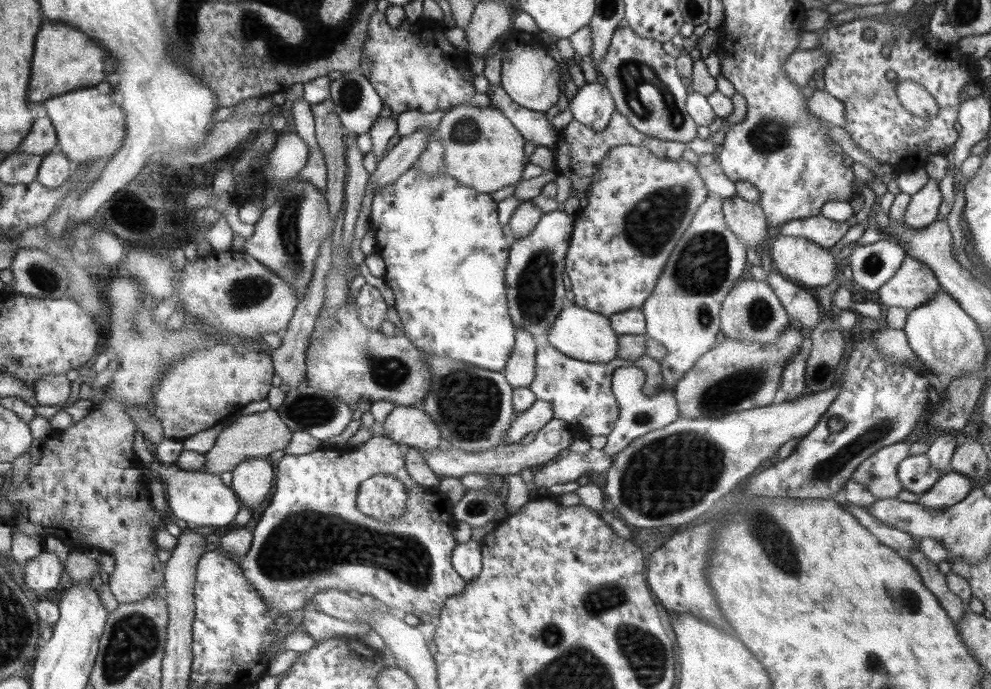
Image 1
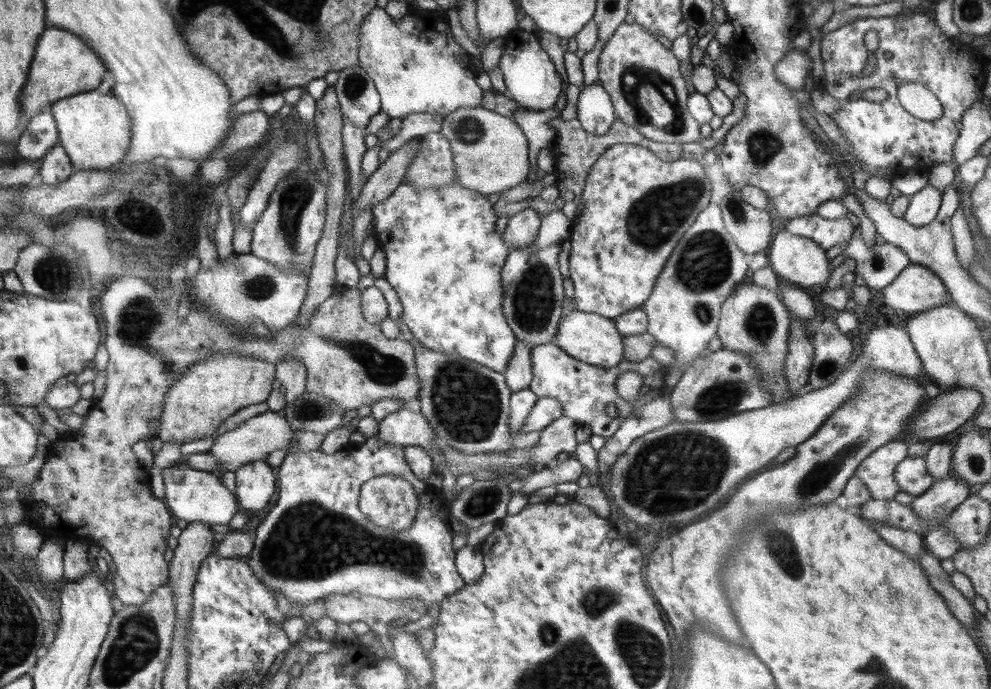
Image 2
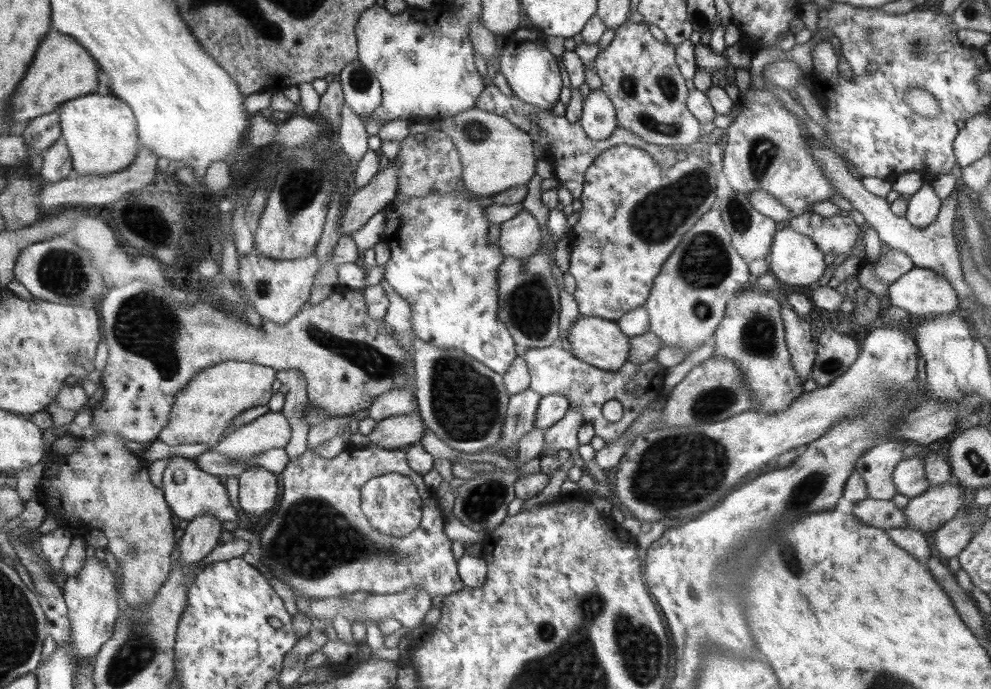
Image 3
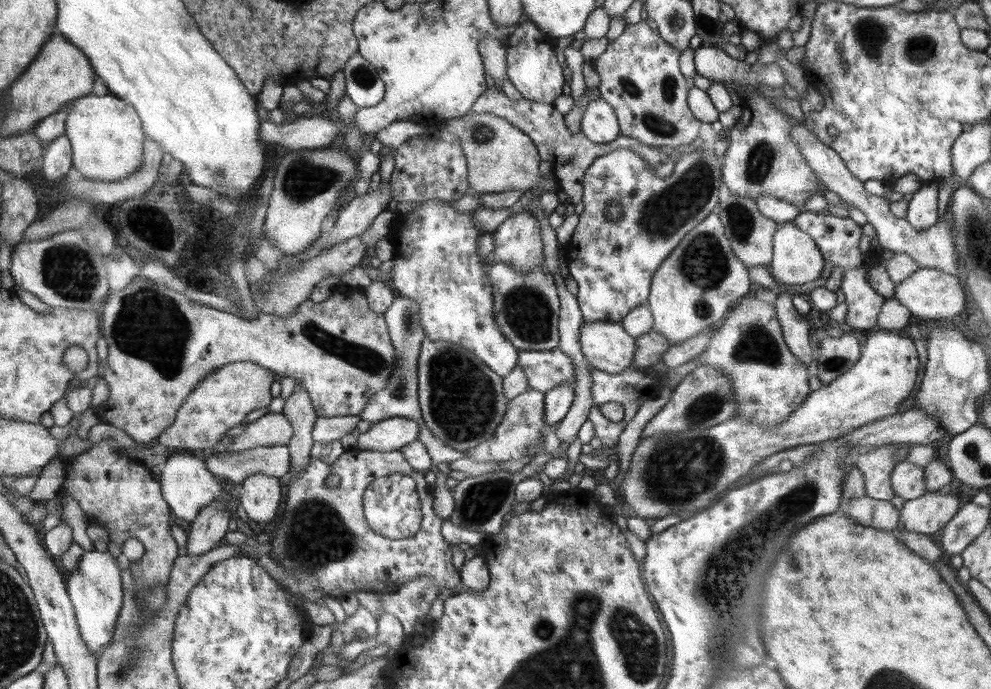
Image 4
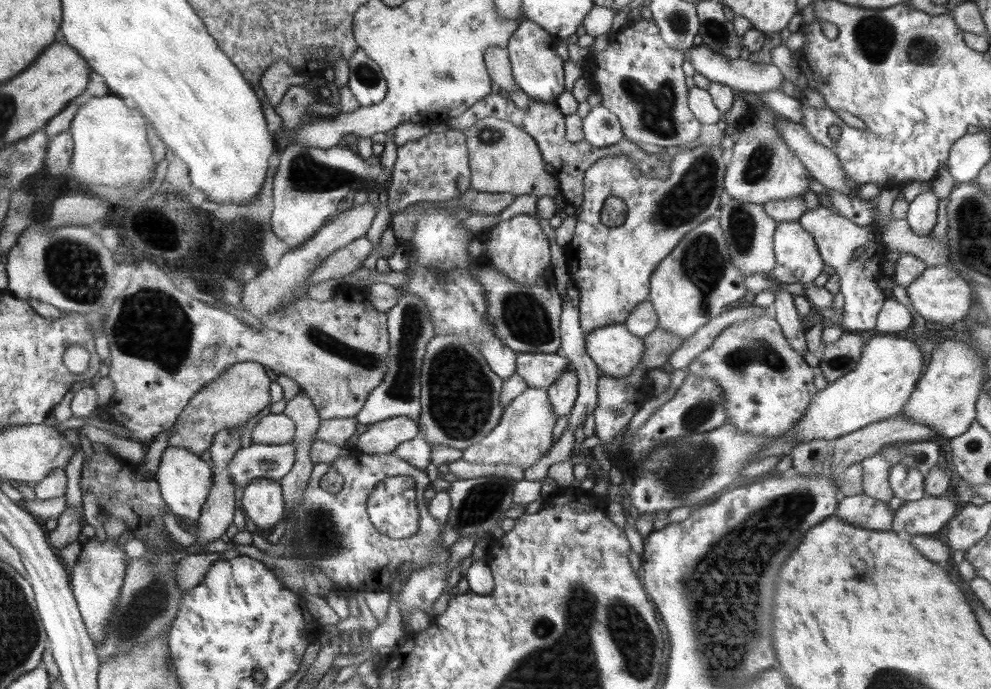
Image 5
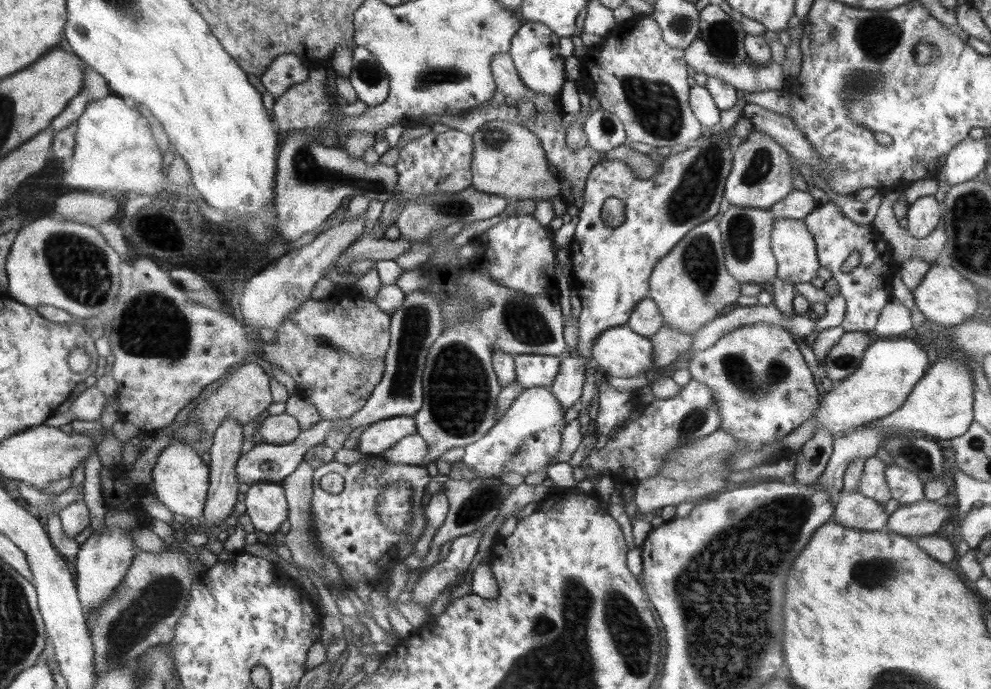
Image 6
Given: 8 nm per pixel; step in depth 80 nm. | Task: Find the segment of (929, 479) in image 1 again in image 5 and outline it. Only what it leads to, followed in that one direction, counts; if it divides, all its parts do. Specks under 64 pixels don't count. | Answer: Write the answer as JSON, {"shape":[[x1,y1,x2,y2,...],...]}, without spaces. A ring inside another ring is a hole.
{"shape":[[897,463,889,472,889,485,894,496,904,501,916,501,926,496,923,487,925,476,915,468]]}

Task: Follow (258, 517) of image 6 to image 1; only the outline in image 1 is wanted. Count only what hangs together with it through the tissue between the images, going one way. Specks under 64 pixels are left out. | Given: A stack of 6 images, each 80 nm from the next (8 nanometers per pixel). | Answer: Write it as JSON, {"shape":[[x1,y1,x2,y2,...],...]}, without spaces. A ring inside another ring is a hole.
{"shape":[[247,458,232,471,231,489,242,507,260,509,272,490,274,468,265,458]]}

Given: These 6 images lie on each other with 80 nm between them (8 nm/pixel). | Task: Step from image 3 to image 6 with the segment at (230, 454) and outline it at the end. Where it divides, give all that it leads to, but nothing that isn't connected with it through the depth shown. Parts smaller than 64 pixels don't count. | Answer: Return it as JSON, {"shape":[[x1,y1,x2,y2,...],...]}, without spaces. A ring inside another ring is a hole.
{"shape":[[284,413,268,415,258,428,264,443,284,445,292,442,301,431,294,416]]}

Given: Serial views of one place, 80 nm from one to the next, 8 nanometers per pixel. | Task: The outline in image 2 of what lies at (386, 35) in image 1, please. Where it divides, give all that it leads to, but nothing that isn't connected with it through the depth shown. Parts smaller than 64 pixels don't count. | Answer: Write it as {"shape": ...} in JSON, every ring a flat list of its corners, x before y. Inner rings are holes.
{"shape":[[374,7,361,22,359,66,364,68,374,81,381,96,381,111,390,118,404,119,410,112,429,112,443,117,464,107,480,107,484,91,476,83,475,65,454,38,450,27,445,23,443,12,414,10,409,16,393,21,392,17,380,7]]}

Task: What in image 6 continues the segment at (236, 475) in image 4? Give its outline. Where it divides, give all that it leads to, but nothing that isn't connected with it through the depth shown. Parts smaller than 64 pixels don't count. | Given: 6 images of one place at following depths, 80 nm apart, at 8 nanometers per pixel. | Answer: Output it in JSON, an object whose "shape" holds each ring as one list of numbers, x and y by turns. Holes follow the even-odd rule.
{"shape":[[320,419,312,428,300,431,300,434,290,443,284,445,273,445,260,443,238,459,236,463,236,472,240,482,250,485,258,482,277,482,280,483,284,478,290,476,298,465,309,456,313,448,325,442,326,435,333,429,335,422,326,419]]}

